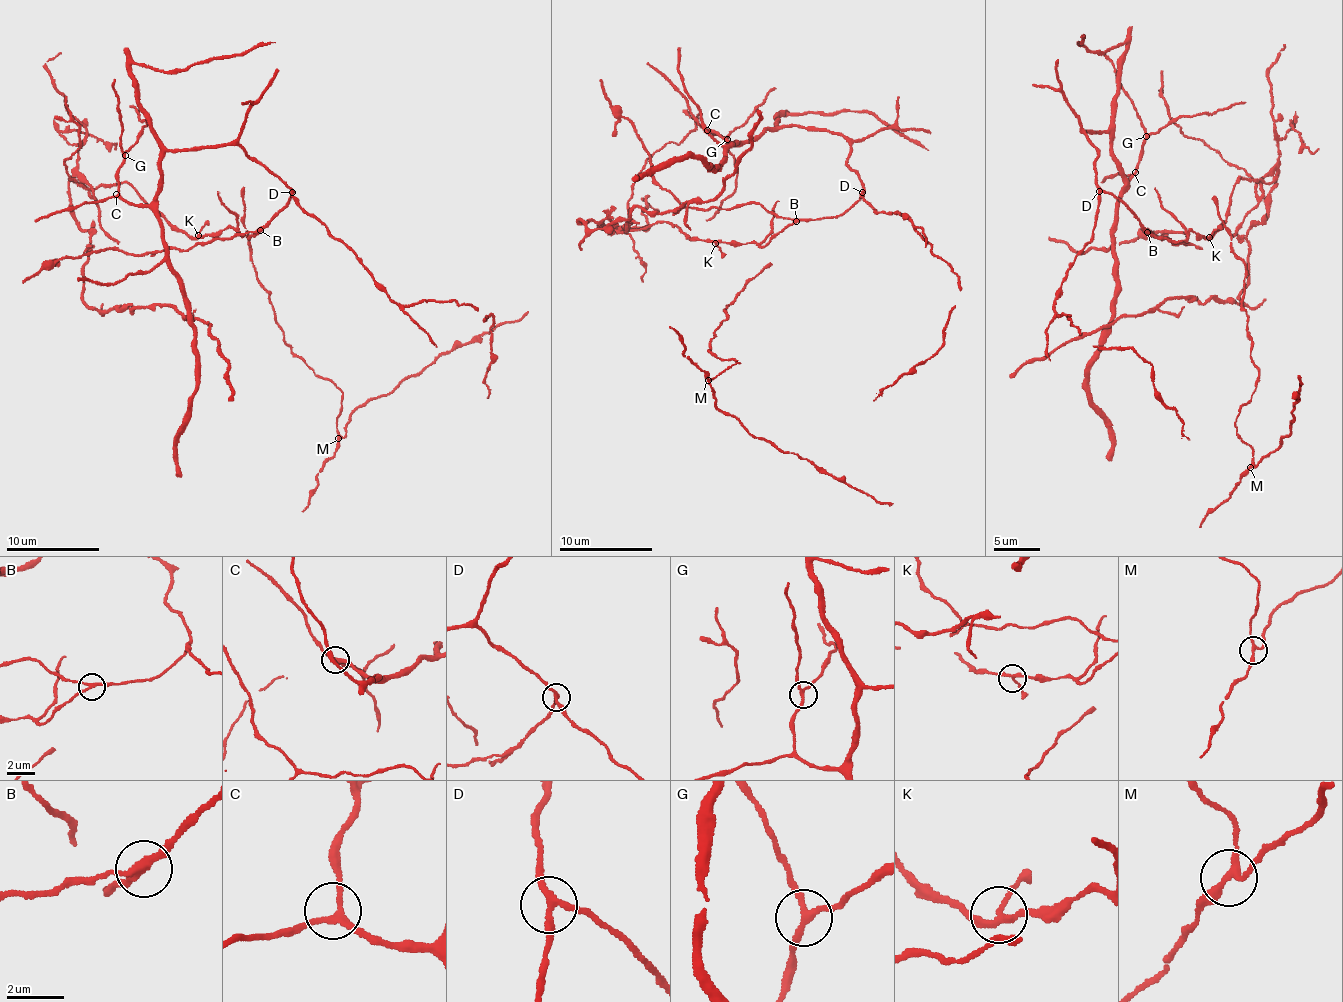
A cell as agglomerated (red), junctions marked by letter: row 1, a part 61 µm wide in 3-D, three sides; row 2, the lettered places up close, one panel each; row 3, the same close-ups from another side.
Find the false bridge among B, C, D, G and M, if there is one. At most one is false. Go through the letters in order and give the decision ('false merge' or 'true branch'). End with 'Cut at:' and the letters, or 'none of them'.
B: false merge
C: true branch
D: true branch
G: true branch
M: true branch
Cut at: B

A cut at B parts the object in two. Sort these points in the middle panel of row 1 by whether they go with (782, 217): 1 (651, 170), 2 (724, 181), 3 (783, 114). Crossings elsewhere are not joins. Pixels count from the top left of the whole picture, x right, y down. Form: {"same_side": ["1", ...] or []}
{"same_side": ["1", "3"]}

